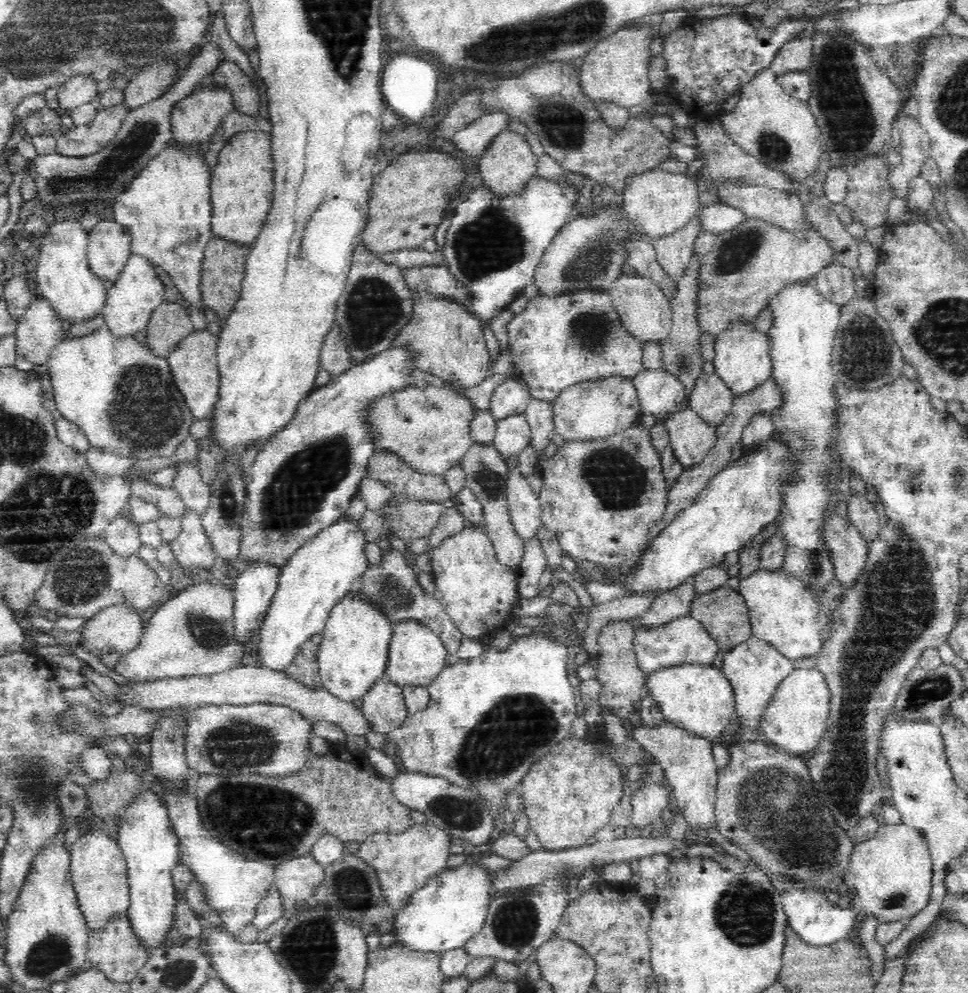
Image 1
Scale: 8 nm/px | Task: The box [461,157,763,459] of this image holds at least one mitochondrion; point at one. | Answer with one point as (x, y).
(593, 263)

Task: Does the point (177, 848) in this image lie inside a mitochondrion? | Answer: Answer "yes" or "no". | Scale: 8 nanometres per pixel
no

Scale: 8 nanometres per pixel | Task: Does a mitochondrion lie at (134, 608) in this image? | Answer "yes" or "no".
no

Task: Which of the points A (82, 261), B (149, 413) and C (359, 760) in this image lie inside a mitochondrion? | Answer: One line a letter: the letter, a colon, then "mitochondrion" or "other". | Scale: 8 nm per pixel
A: other
B: mitochondrion
C: other

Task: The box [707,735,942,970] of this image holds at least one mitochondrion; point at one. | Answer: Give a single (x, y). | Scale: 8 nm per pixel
(775, 806)

